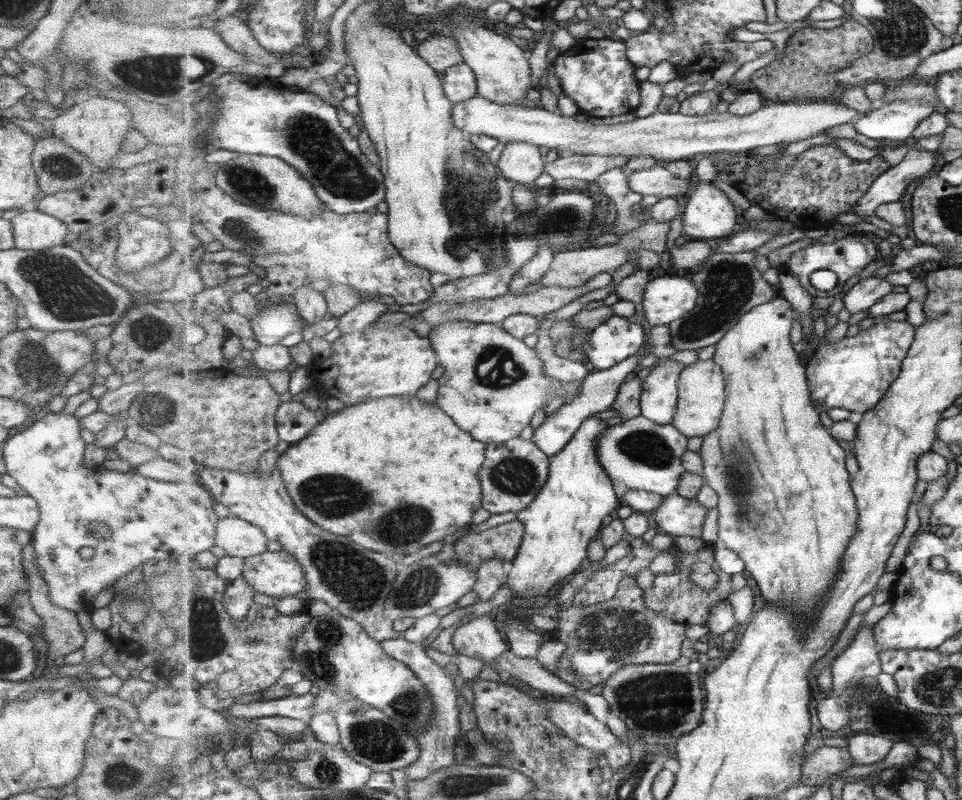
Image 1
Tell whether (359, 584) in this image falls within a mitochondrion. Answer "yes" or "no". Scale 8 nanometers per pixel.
yes

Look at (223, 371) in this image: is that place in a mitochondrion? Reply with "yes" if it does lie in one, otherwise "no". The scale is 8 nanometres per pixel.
no

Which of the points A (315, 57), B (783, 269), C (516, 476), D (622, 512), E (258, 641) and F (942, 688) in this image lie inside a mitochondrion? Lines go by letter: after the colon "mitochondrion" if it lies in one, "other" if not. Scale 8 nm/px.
A: other
B: other
C: mitochondrion
D: other
E: other
F: mitochondrion

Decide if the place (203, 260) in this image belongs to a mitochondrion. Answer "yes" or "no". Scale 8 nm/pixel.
no

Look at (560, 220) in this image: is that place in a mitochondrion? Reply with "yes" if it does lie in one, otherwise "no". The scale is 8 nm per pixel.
yes

